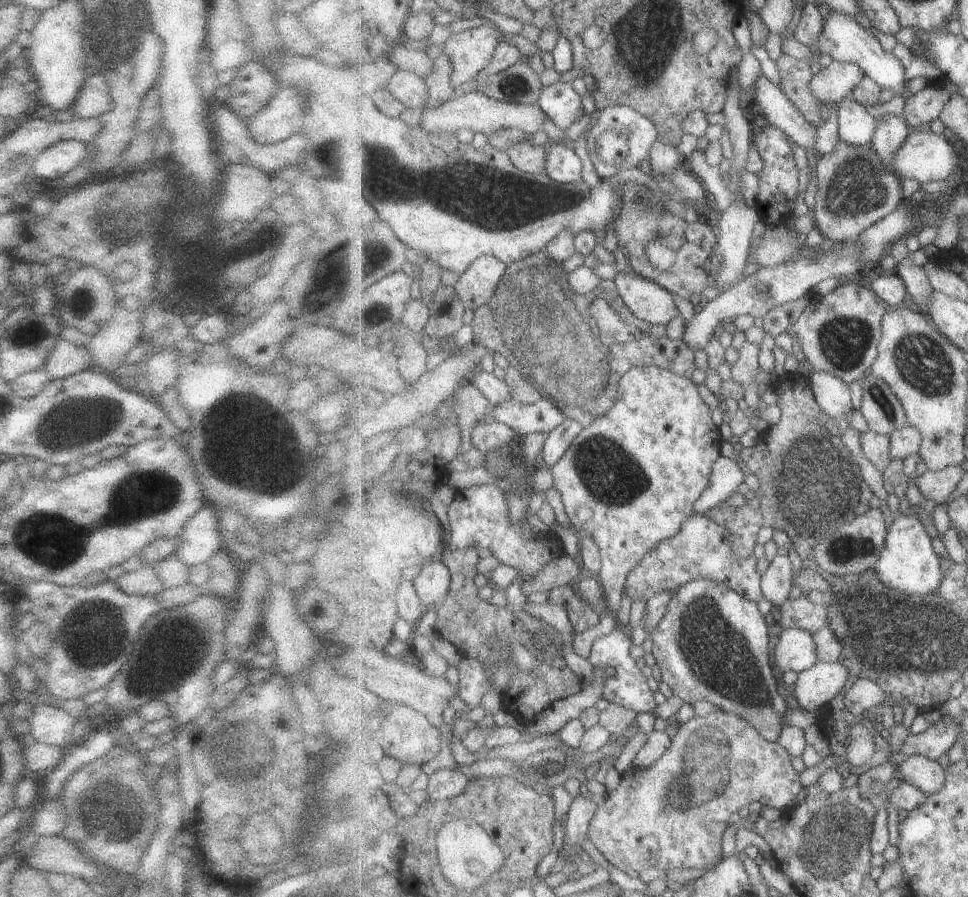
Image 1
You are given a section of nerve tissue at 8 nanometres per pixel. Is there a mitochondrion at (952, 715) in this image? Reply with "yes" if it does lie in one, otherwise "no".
no

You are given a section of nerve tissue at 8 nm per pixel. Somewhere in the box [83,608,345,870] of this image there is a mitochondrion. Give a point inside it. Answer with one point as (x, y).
(112, 814)

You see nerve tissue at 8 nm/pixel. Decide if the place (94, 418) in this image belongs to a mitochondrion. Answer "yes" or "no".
yes

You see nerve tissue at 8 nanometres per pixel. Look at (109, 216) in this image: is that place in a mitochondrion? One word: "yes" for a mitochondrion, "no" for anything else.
yes

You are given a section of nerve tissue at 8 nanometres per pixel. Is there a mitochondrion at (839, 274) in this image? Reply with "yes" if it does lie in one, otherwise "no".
no

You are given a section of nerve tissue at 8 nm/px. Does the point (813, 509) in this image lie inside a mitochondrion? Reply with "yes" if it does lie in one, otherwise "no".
yes

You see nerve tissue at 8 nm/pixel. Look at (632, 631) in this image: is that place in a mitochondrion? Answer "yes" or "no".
no

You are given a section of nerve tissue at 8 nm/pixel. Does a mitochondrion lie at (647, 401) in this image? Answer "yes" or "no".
no

